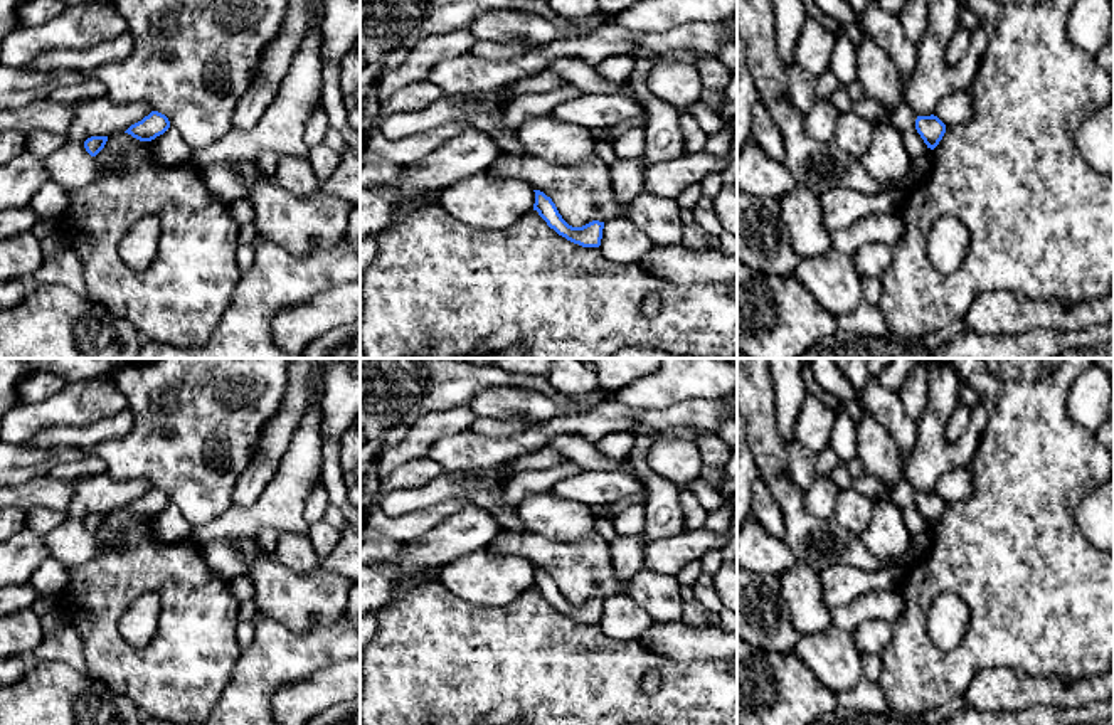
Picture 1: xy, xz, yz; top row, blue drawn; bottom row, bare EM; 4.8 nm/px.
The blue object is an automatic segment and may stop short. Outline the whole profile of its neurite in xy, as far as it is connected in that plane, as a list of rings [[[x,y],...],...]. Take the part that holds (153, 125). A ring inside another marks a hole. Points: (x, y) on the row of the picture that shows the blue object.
[[[151,111],[141,121],[131,124],[125,133],[131,135],[140,141],[151,141],[163,135],[170,128],[170,121],[165,114]]]

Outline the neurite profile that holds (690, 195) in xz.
[[[697,182],[682,192],[682,195],[676,198],[676,204],[680,210],[692,210],[702,197],[702,187],[700,182]]]

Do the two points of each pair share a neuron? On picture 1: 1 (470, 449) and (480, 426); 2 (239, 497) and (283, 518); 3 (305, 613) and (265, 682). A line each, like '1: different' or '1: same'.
1: different
2: different
3: different

